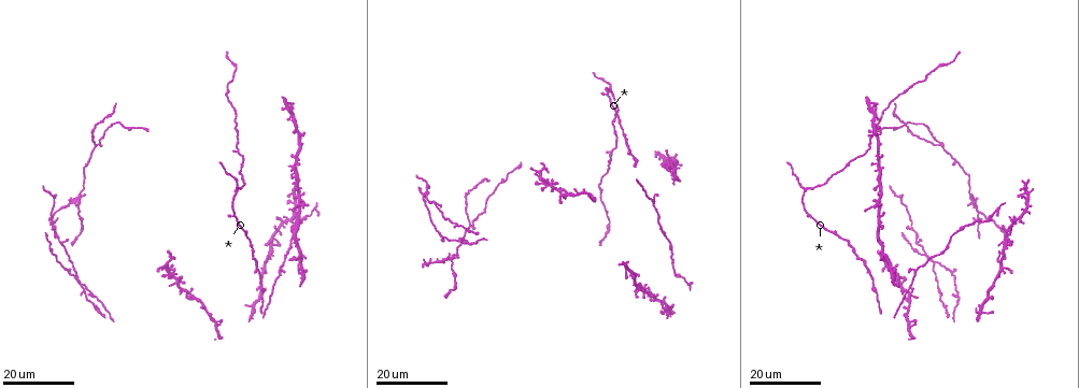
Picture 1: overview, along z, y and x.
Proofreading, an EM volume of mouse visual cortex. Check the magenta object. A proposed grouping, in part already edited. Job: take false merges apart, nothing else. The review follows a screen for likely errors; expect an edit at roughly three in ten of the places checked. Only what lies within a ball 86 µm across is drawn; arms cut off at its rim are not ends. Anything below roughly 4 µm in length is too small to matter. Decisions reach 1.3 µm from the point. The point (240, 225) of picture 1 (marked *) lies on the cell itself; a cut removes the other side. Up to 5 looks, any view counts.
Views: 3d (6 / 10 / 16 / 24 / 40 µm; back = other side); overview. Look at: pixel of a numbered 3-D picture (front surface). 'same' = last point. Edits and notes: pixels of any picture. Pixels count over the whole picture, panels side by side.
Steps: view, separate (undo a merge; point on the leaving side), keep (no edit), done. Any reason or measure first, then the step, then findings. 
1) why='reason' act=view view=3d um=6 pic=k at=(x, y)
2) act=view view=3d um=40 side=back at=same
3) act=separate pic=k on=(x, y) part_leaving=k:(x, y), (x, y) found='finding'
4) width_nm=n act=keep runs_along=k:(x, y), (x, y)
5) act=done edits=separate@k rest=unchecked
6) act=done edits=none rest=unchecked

why='three-way junction' act=view view=3d um=24 pic=1 at=(546, 185)

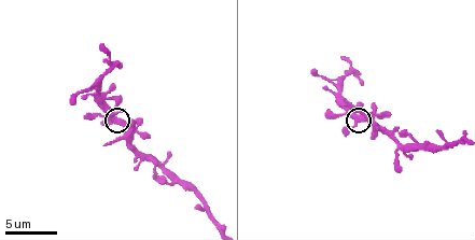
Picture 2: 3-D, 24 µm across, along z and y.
why='zoom in' act=view view=3d um=10 pic=2 at=(356, 121)

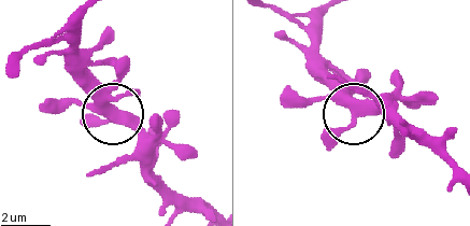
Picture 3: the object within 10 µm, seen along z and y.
arms=3 act=keep found='continuous, no second cell'

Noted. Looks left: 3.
why='thin arm on a thick one' act=view view=3d um=6 pic=2 at=(401, 148)

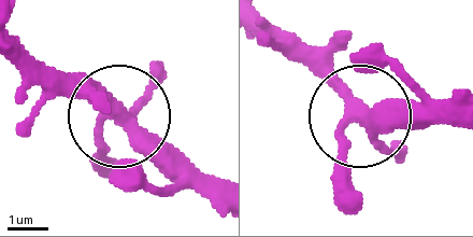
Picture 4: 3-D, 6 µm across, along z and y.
act=view view=3d um=6 side=back pic=4 at=(350, 110)

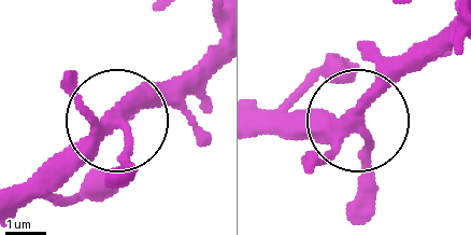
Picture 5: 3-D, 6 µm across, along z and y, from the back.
act=keep found='one cell here'

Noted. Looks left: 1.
act=done edits=none rest=unchecked

